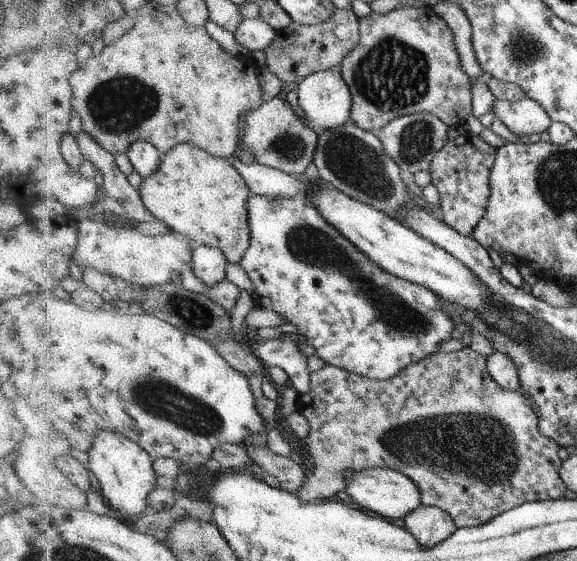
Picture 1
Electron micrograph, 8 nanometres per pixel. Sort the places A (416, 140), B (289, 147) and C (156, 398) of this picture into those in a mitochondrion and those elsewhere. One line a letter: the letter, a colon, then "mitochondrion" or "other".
A: mitochondrion
B: mitochondrion
C: mitochondrion

